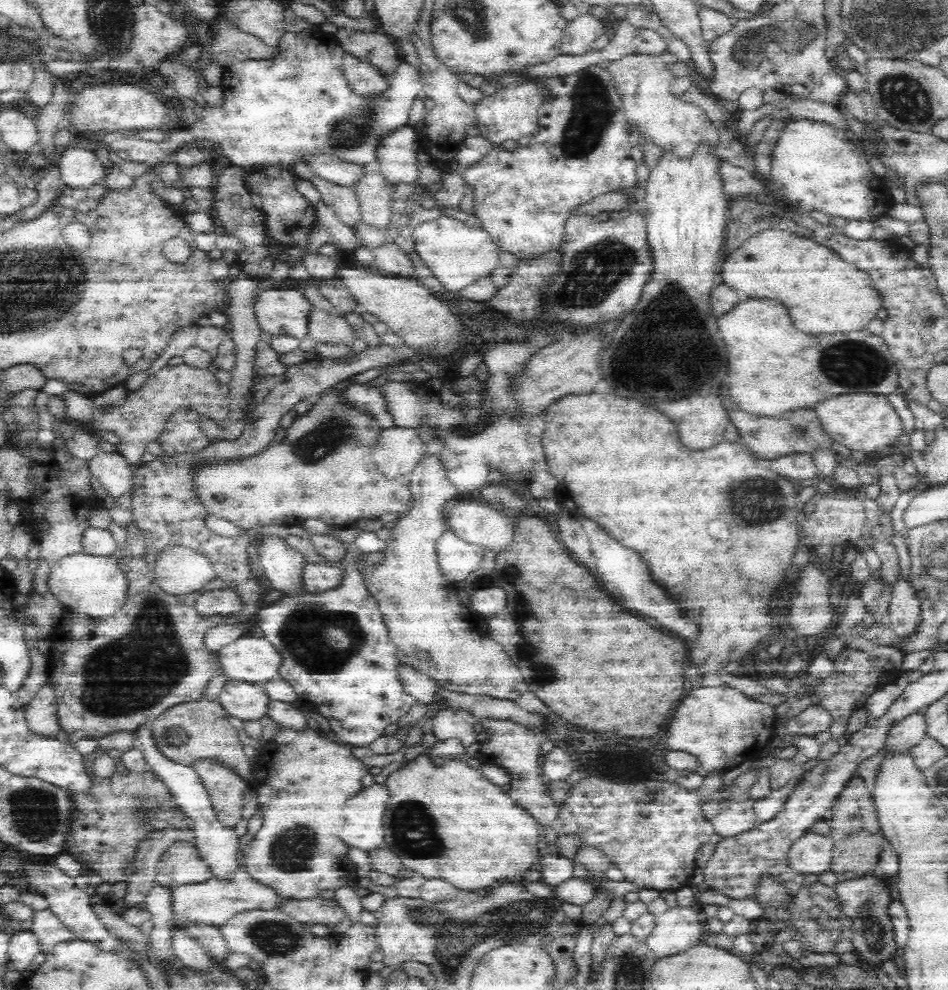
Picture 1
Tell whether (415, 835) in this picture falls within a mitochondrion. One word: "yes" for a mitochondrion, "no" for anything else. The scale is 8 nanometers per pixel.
yes

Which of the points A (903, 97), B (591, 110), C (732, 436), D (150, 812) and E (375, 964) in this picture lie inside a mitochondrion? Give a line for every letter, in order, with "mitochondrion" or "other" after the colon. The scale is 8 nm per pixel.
A: mitochondrion
B: mitochondrion
C: other
D: mitochondrion
E: other

